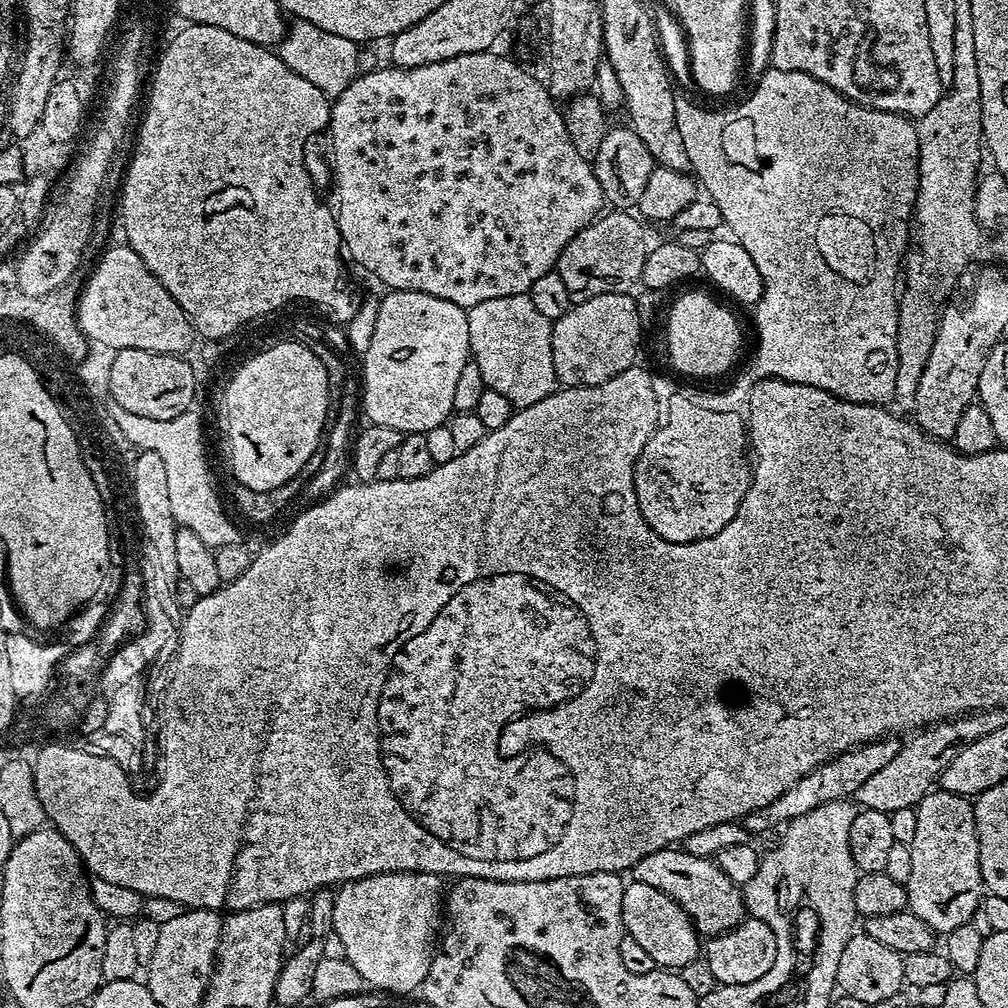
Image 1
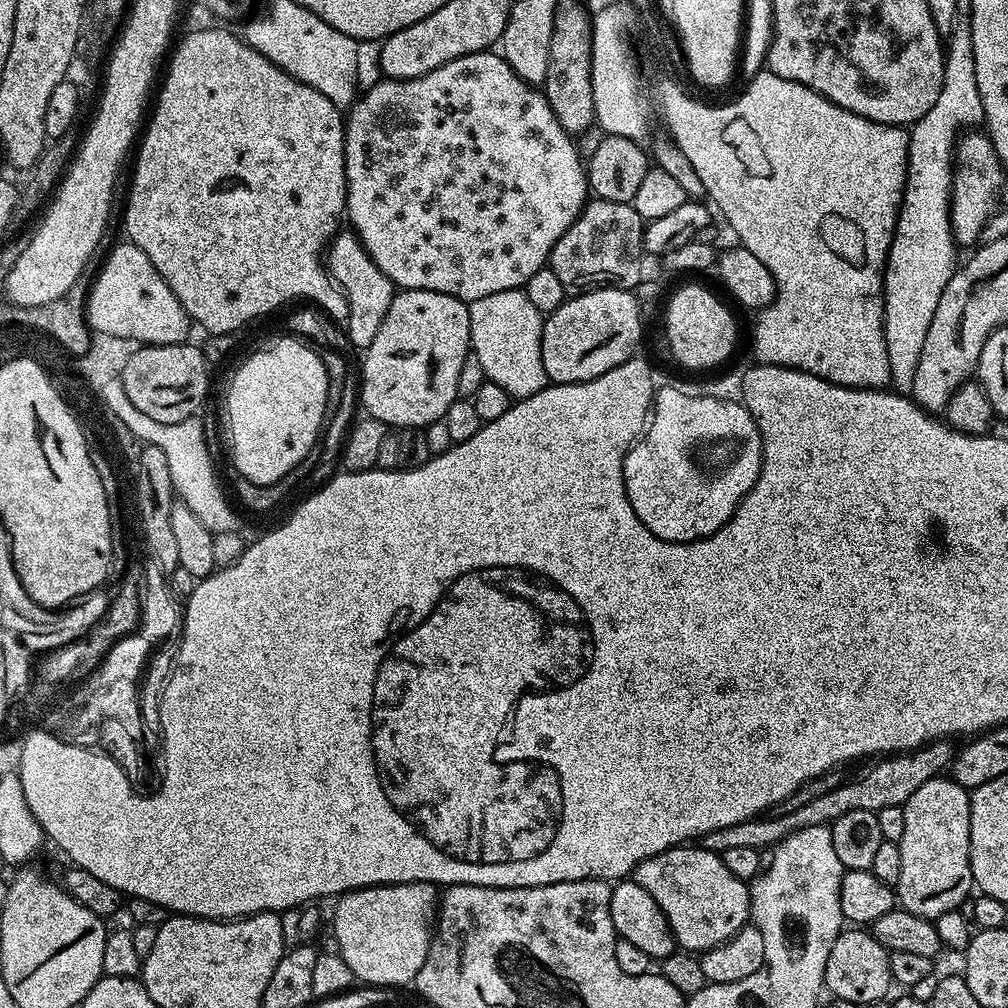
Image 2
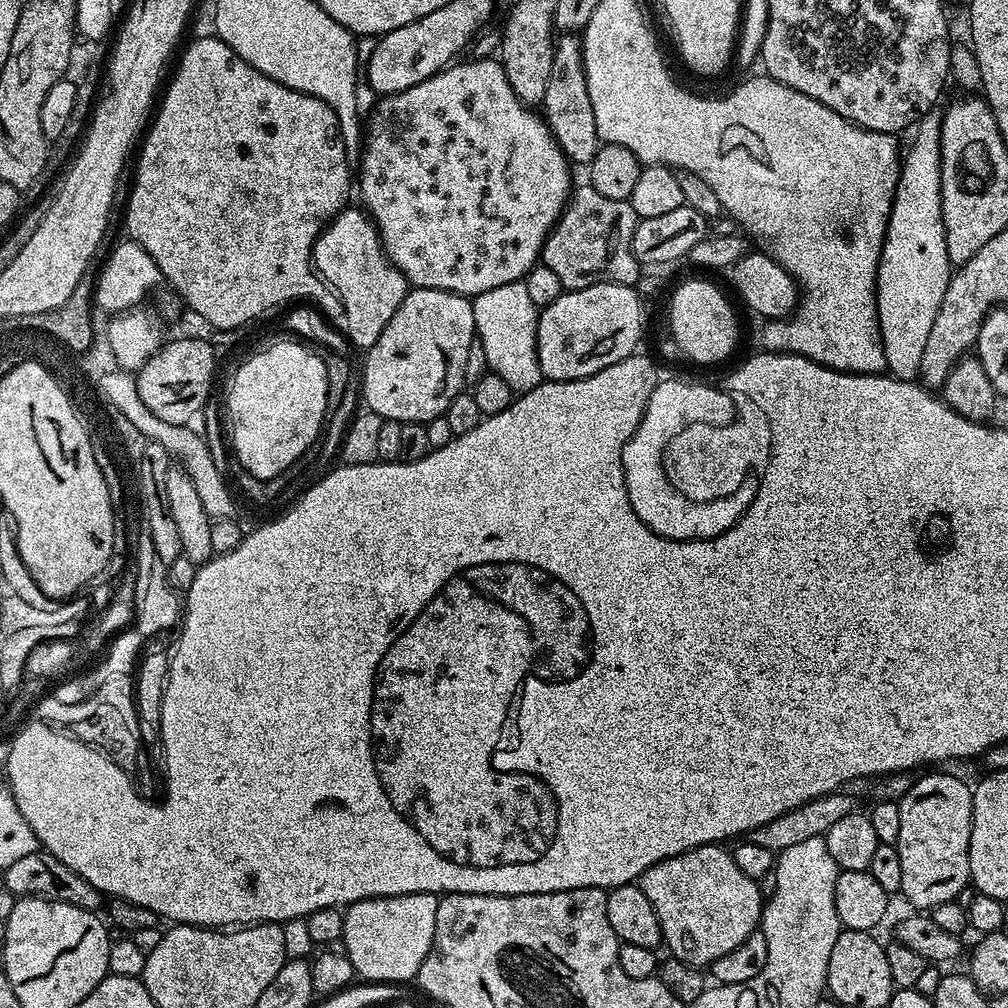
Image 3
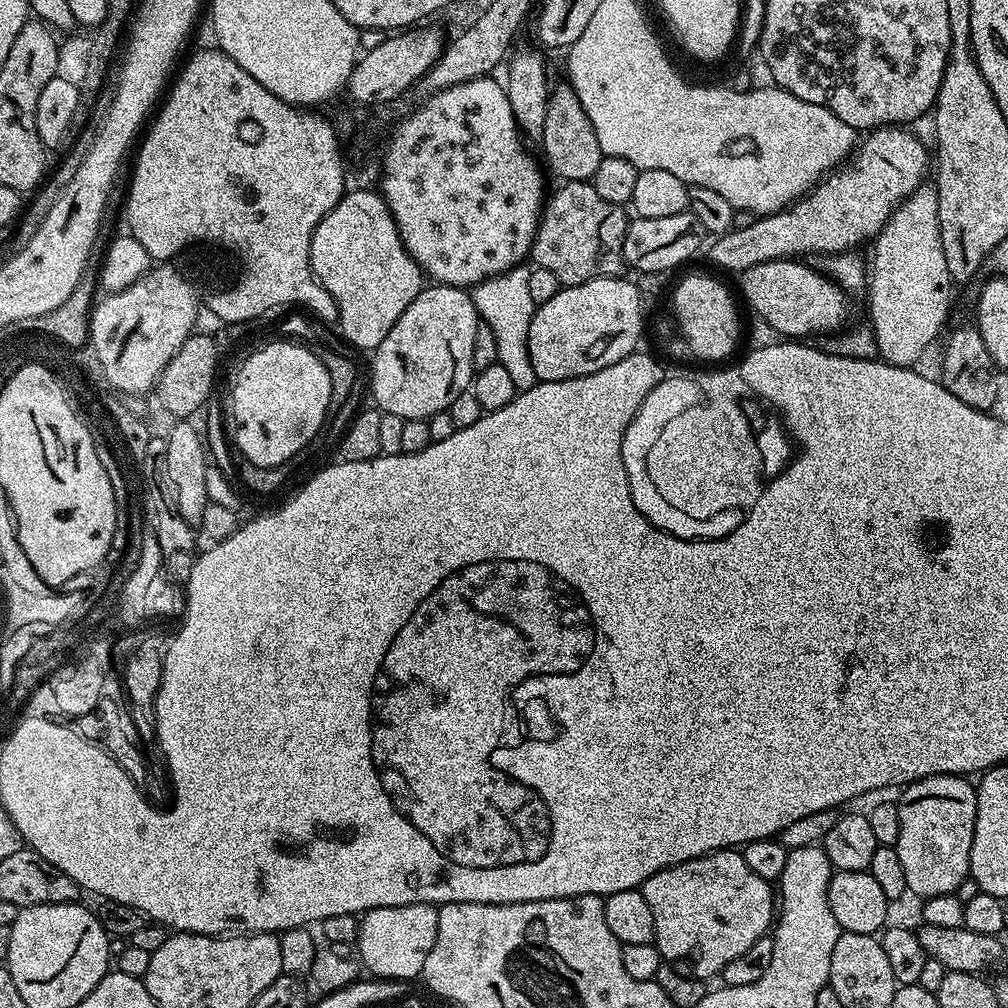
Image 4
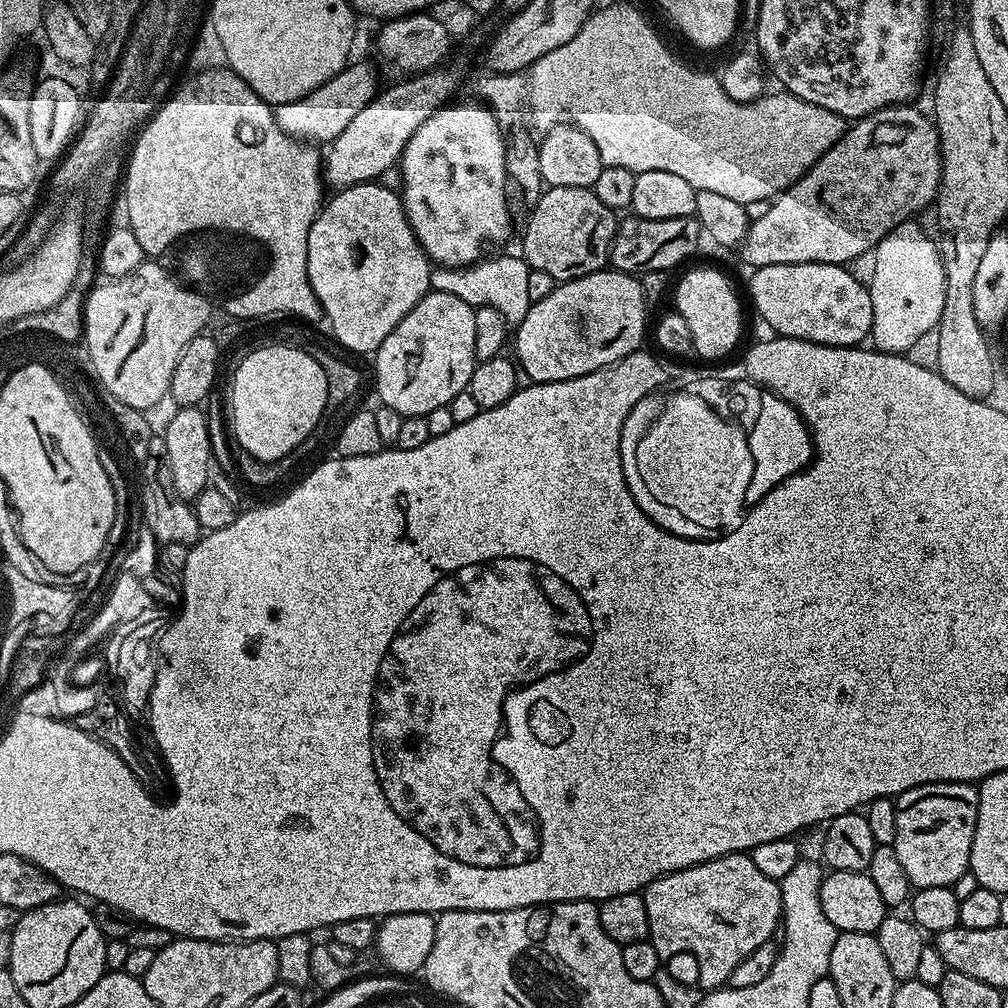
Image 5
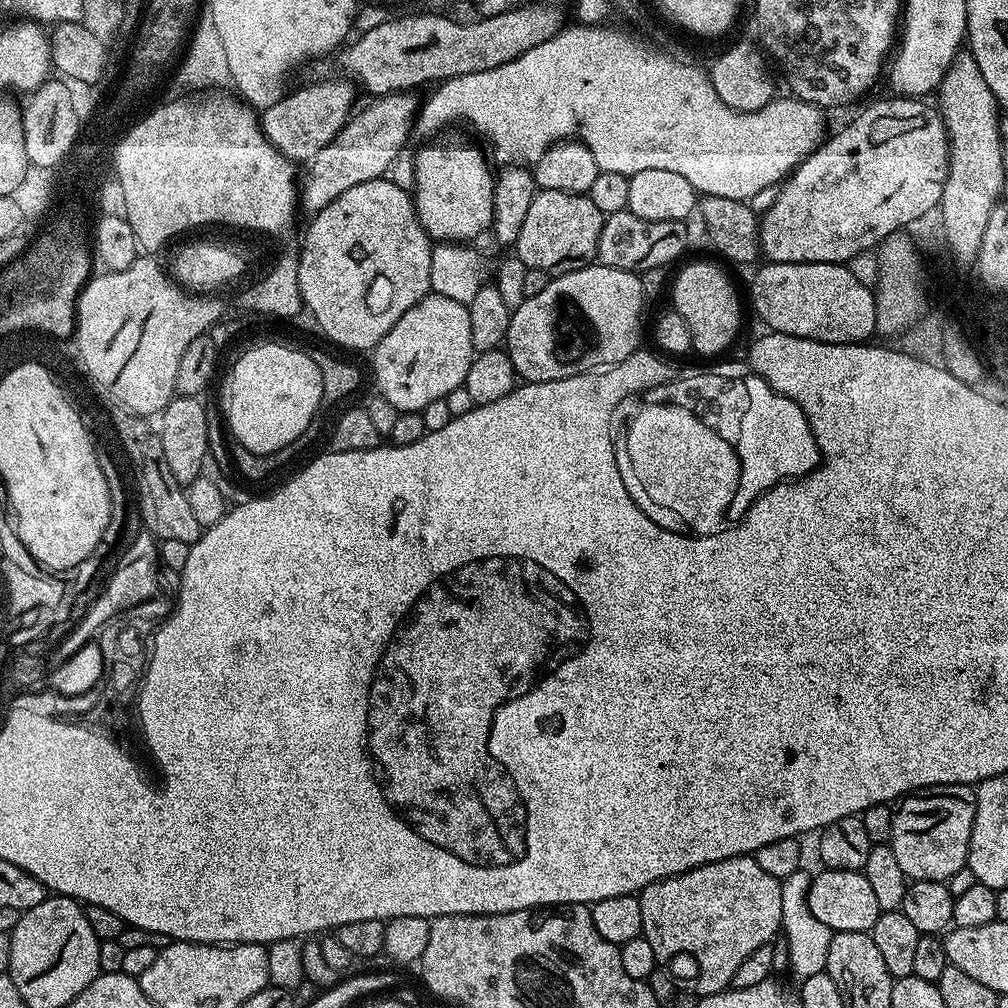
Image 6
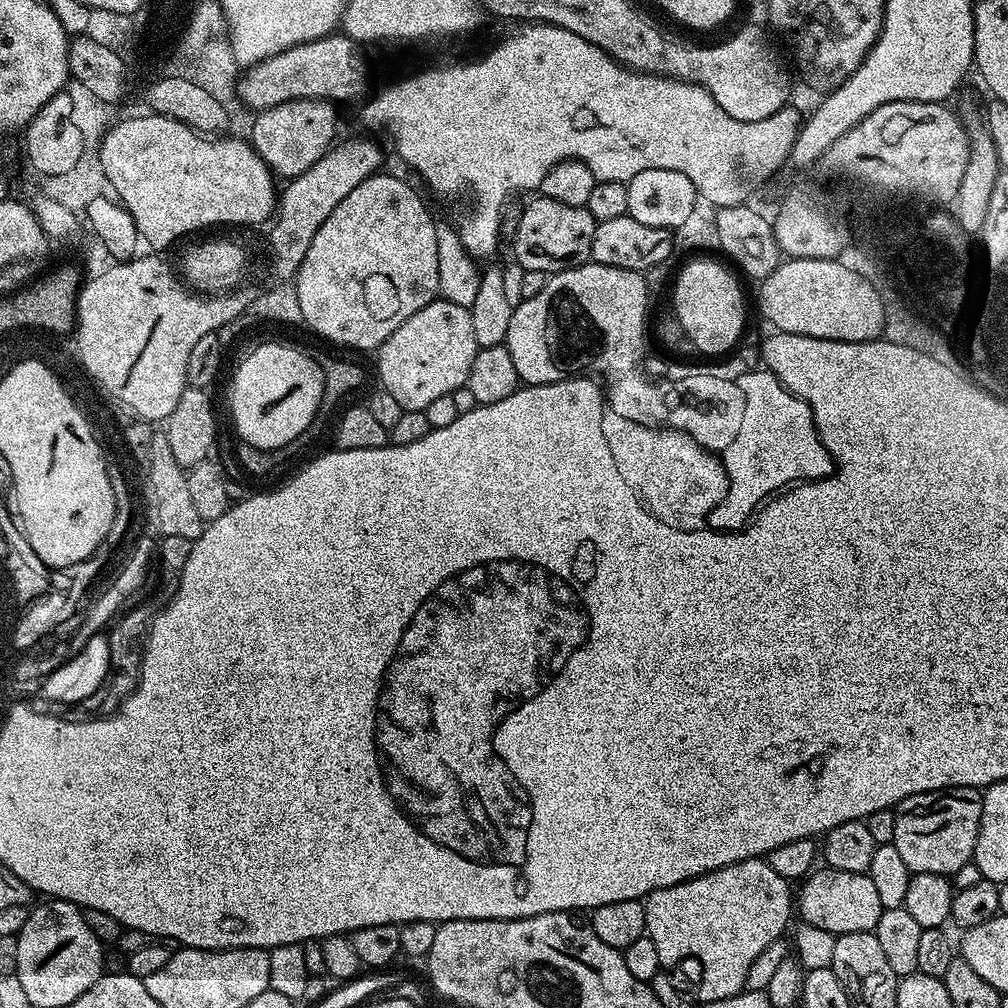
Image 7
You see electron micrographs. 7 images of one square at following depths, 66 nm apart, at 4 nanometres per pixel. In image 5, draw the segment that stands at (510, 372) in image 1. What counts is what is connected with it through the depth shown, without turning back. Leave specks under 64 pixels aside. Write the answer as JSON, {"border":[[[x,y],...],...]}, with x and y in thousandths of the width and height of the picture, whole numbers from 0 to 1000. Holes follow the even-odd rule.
{"border":[[[515,253],[484,257],[477,256],[462,266],[434,265],[429,271],[429,286],[450,292],[463,302],[494,308],[494,312],[504,316],[505,322],[513,323],[522,315],[528,302],[522,281],[526,269],[524,262]]]}

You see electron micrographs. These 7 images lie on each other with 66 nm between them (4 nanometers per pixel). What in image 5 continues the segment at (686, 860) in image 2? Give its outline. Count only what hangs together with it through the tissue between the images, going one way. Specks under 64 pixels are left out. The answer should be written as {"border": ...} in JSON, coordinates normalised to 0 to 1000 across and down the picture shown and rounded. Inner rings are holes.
{"border":[[[736,845],[701,853],[681,863],[662,865],[660,869],[646,873],[637,882],[637,888],[643,908],[643,932],[647,934],[649,942],[653,942],[656,953],[663,954],[666,948],[674,944],[684,944],[694,959],[692,976],[698,982],[717,981],[724,966],[728,966],[728,958],[732,958],[740,946],[748,946],[752,938],[767,932],[776,917],[778,900],[773,876],[760,871],[760,867],[748,859],[745,848]]]}

